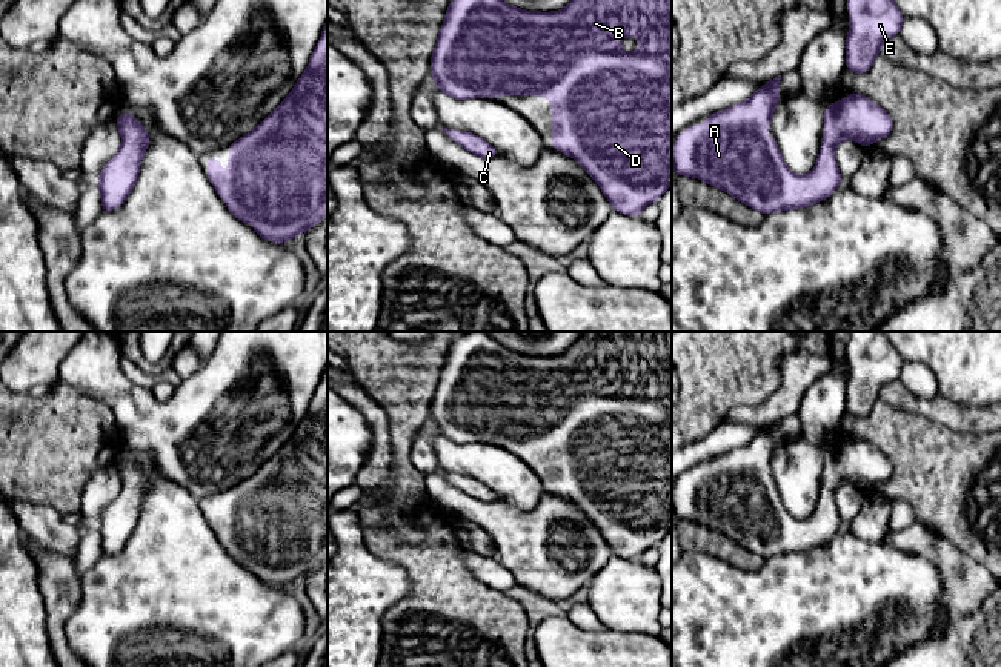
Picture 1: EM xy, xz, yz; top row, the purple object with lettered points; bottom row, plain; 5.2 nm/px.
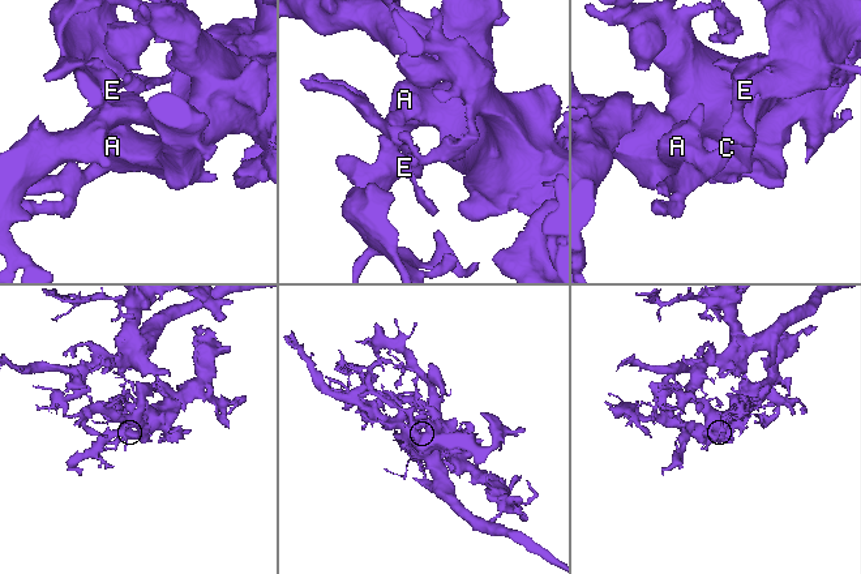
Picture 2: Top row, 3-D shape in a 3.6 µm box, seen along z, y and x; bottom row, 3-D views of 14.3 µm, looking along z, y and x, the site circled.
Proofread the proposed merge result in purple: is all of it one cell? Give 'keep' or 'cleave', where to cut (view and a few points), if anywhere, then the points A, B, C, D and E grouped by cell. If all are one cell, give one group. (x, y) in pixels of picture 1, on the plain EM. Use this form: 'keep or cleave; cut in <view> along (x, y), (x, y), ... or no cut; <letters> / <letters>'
keep; no cut; A B C D E

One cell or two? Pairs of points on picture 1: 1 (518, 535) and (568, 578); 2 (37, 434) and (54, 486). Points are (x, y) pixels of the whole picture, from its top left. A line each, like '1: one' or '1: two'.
1: one
2: one

